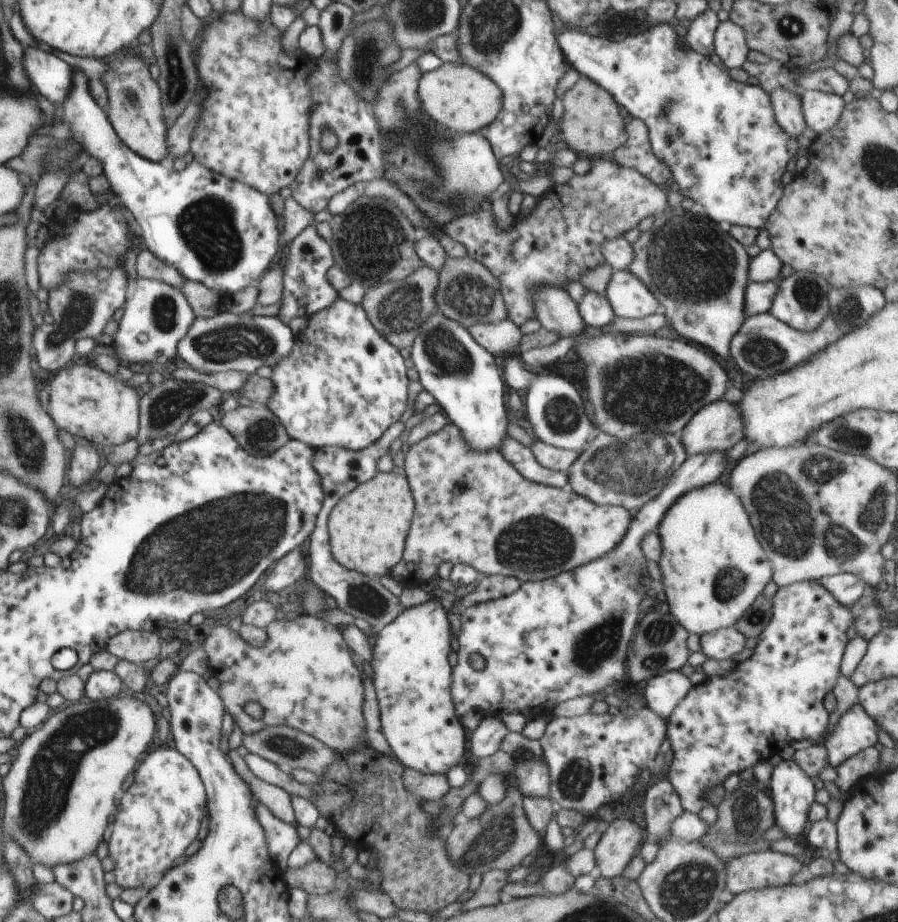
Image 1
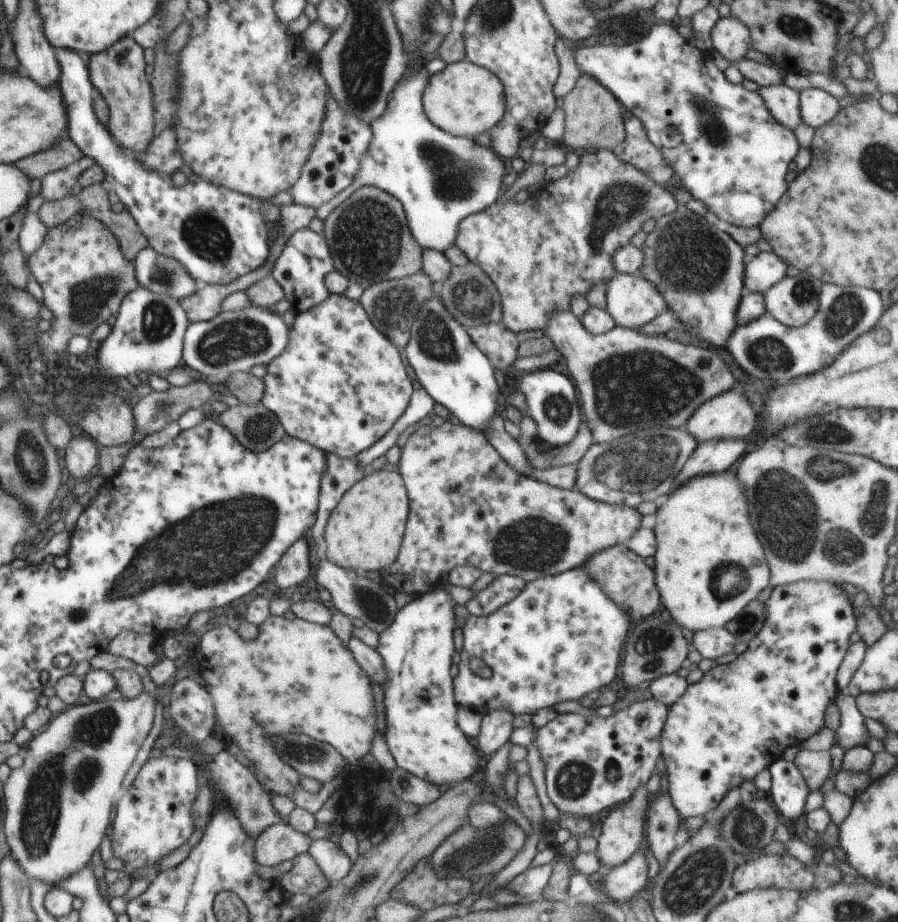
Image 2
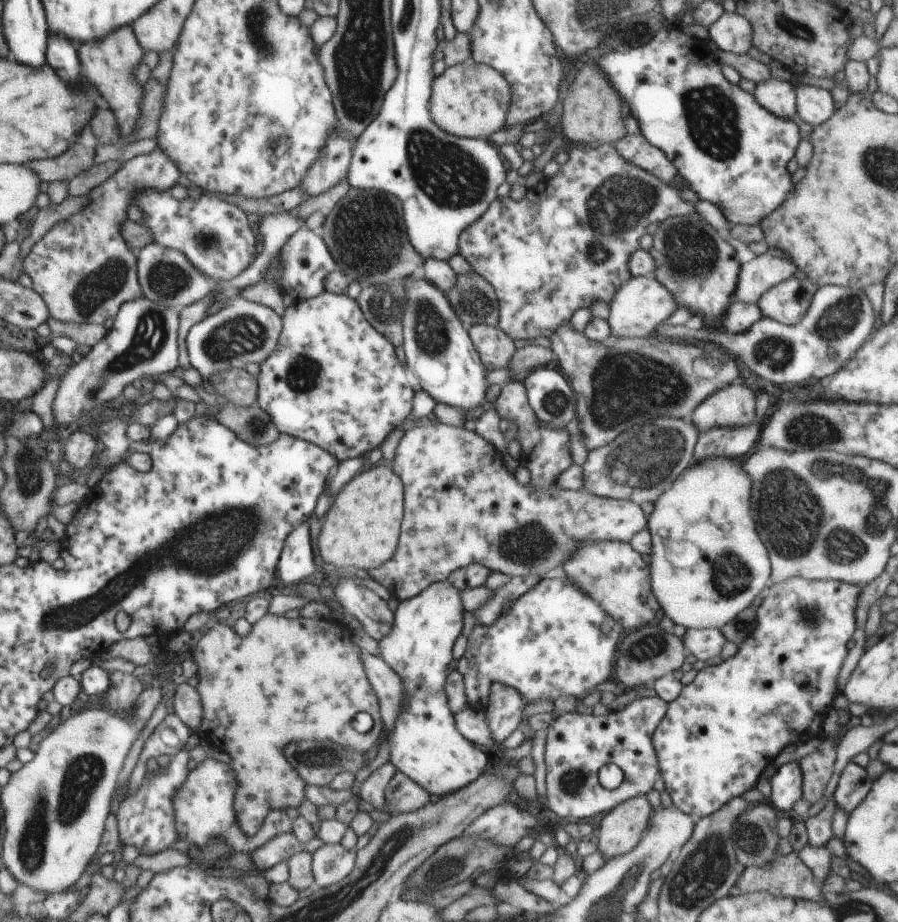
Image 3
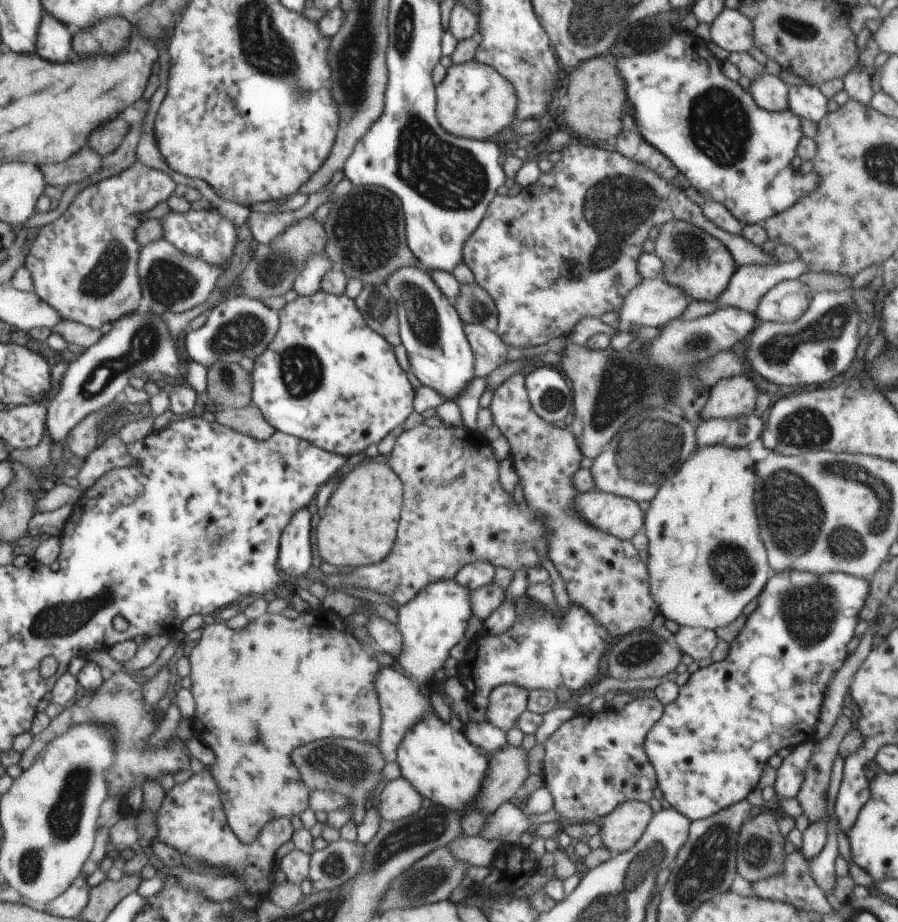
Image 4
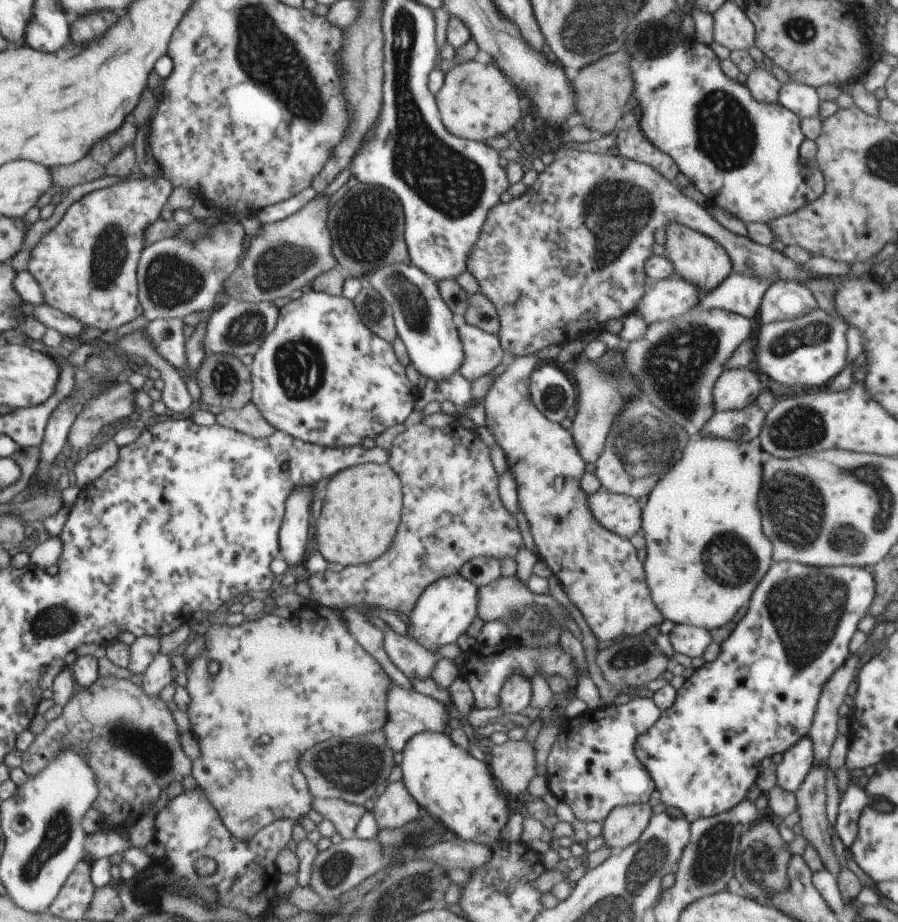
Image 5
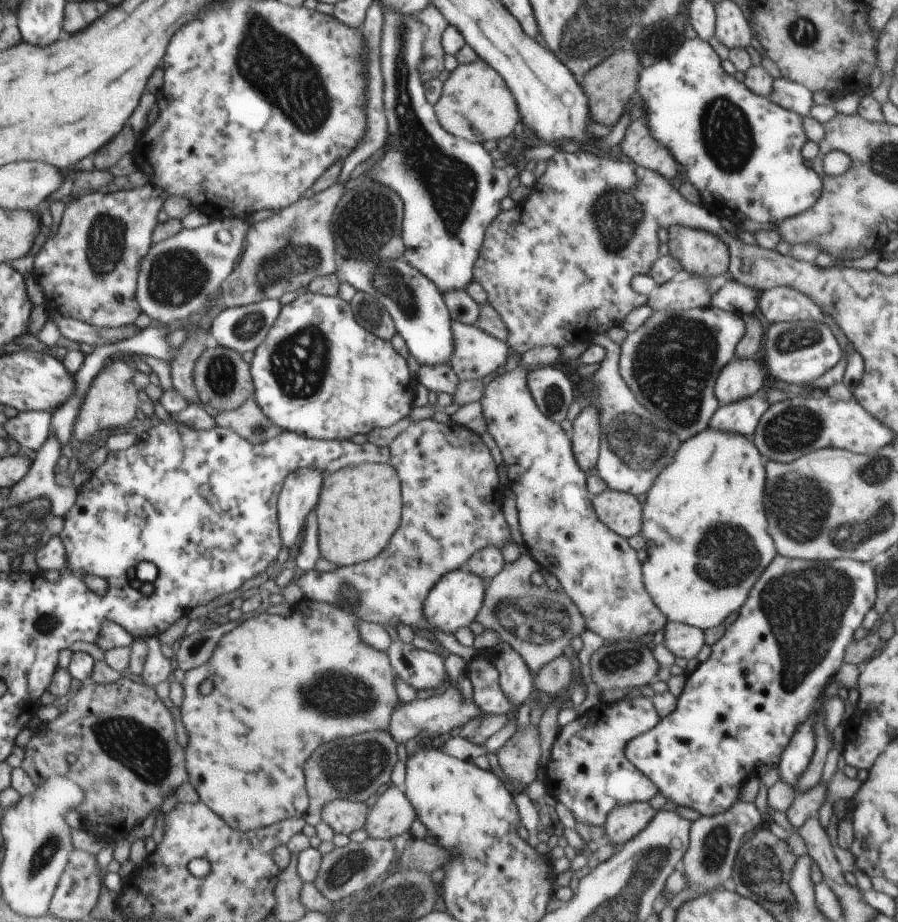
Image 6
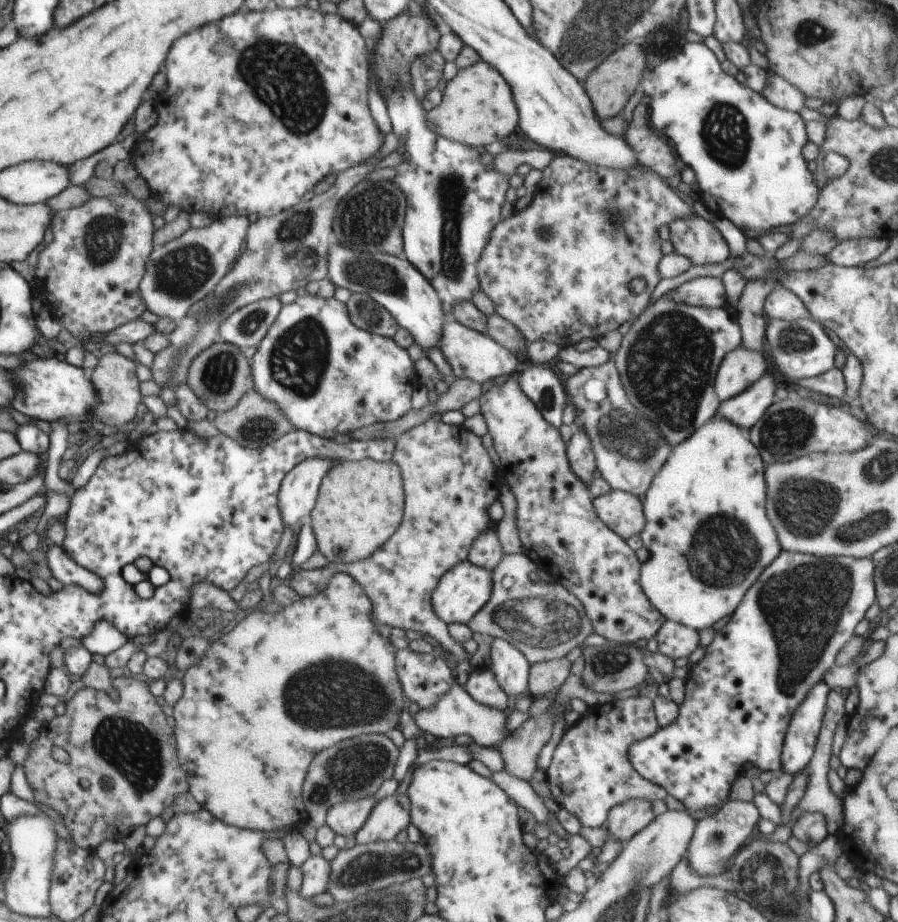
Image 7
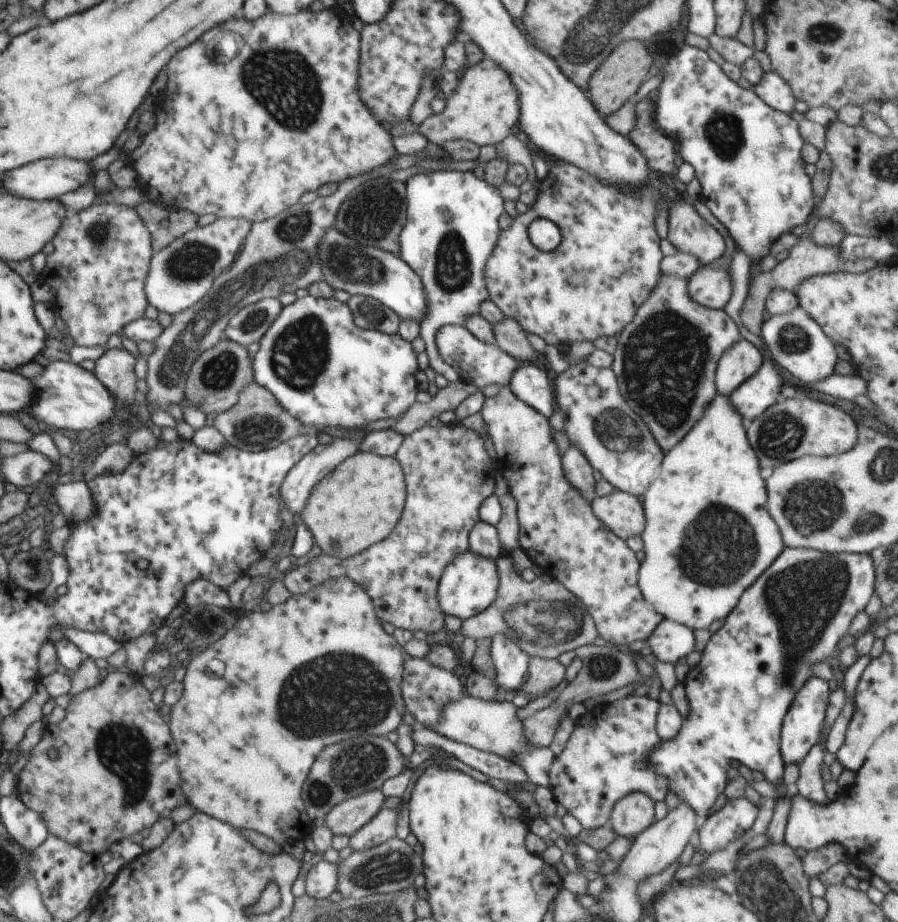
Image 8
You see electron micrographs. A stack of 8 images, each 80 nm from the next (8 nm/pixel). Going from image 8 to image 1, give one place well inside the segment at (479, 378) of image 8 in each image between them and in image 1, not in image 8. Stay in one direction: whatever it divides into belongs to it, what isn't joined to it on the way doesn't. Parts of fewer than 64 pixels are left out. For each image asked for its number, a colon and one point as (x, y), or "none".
1: (502, 339)
2: (501, 346)
3: (495, 348)
4: (489, 351)
5: (483, 351)
6: (475, 355)
7: (472, 355)

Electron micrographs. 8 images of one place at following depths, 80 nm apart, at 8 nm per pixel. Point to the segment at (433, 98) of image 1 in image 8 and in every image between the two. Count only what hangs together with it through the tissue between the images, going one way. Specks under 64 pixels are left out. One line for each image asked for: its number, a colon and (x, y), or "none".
2: (464, 99)
3: (470, 100)
4: (474, 101)
5: (477, 101)
6: (476, 104)
7: (478, 107)
8: (485, 105)

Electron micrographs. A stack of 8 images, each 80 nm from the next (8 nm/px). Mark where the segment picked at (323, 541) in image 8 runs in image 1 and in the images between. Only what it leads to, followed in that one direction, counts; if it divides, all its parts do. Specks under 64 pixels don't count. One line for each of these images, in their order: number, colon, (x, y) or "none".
1: (367, 528)
2: (365, 531)
3: (361, 529)
4: (358, 524)
5: (361, 512)
6: (359, 508)
7: (360, 504)

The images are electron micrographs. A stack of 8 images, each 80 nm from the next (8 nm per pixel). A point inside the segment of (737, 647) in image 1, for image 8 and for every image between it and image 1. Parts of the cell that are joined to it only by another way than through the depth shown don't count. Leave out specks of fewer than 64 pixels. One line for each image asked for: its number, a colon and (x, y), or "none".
2: (718, 644)
3: (705, 644)
4: (698, 642)
5: (691, 641)
6: (683, 640)
7: (675, 640)
8: (670, 641)

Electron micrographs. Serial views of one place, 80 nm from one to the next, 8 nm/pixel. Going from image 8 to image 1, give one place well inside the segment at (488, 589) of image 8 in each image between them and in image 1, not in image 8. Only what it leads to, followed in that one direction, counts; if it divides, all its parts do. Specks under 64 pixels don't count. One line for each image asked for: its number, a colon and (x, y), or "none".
1: (412, 677)
2: (422, 733)
3: (425, 745)
4: (435, 620)
5: (445, 610)
6: (454, 601)
7: (461, 592)

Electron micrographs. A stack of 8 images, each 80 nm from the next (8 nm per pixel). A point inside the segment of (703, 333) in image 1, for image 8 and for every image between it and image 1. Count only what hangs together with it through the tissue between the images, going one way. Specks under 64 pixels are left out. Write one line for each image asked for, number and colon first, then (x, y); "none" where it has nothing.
2: (699, 270)
3: (698, 264)
4: (694, 260)
5: (697, 258)
6: (701, 253)
7: (693, 237)
8: (690, 233)

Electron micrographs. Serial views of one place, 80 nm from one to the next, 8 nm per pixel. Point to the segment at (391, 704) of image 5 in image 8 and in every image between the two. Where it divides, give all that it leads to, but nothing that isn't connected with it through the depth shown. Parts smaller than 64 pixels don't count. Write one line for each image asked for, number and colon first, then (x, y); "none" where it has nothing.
6: (439, 714)
7: (456, 714)
8: (493, 726)

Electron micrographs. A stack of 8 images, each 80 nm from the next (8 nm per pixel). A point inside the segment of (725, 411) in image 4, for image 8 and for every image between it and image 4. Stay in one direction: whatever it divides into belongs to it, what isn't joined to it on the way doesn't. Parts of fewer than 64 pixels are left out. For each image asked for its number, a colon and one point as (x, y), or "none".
5: (736, 388)
6: (741, 377)
7: (741, 367)
8: (742, 359)

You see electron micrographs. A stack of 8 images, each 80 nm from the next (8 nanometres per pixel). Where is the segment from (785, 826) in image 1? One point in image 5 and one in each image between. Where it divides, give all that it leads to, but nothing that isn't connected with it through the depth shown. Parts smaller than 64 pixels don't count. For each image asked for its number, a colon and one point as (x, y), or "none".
2: (789, 792)
3: (787, 782)
4: (790, 775)
5: (797, 762)

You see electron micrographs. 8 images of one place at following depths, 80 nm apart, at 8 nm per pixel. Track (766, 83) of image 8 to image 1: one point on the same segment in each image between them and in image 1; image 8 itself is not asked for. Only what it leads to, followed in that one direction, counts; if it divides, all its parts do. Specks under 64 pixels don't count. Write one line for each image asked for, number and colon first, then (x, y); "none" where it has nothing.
1: (821, 110)
2: (817, 107)
3: (814, 106)
4: (806, 101)
5: (803, 100)
6: (790, 95)
7: (780, 93)

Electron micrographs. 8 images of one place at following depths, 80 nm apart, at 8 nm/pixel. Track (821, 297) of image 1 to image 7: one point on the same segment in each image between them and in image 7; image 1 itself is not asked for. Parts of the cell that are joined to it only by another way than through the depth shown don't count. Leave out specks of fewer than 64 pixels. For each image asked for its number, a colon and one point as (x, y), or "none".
2: (794, 301)
3: (788, 302)
4: (787, 301)
5: (784, 300)
6: (778, 304)
7: (781, 303)

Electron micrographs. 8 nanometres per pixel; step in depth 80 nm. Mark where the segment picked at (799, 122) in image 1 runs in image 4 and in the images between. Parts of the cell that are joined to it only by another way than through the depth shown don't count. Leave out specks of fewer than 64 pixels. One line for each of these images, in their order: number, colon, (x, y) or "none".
2: (783, 102)
3: (779, 98)
4: (769, 92)

